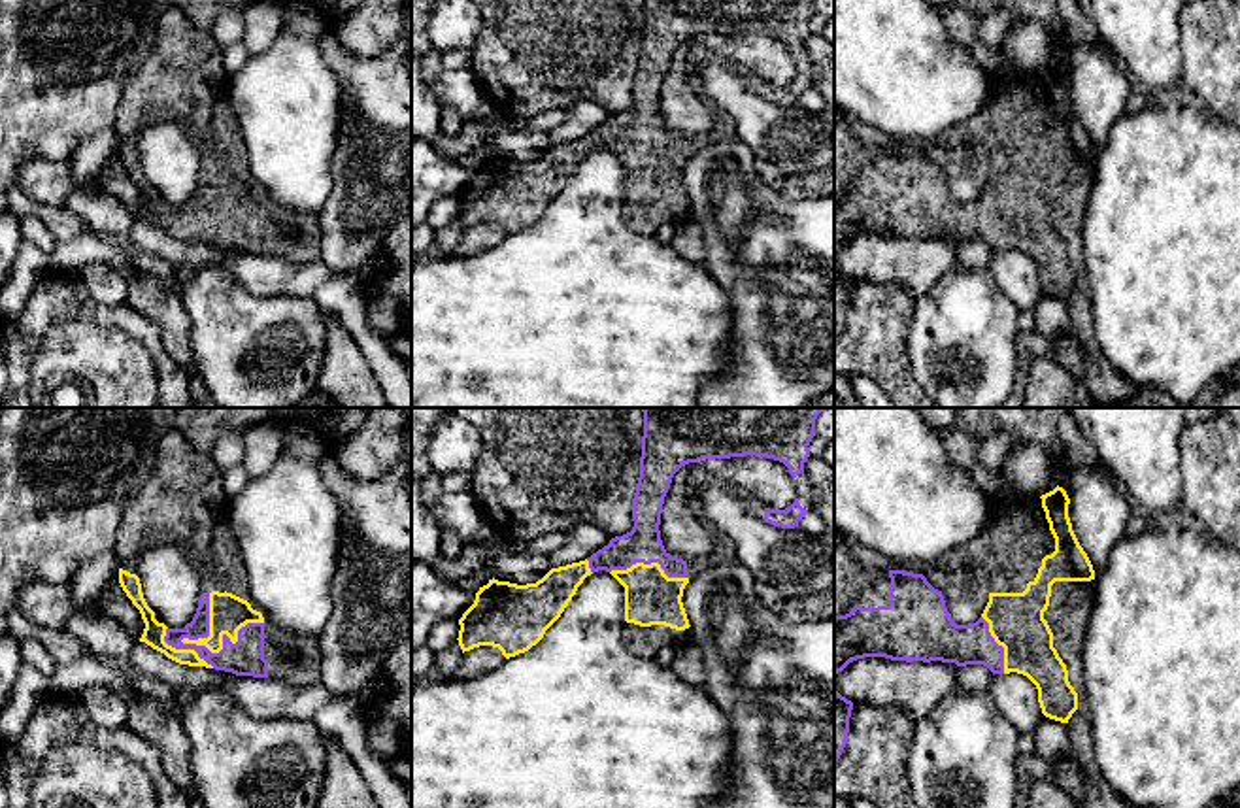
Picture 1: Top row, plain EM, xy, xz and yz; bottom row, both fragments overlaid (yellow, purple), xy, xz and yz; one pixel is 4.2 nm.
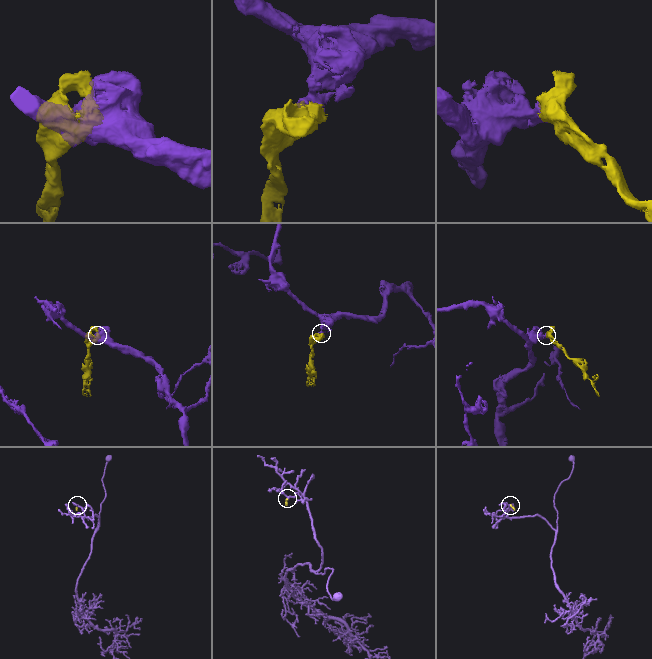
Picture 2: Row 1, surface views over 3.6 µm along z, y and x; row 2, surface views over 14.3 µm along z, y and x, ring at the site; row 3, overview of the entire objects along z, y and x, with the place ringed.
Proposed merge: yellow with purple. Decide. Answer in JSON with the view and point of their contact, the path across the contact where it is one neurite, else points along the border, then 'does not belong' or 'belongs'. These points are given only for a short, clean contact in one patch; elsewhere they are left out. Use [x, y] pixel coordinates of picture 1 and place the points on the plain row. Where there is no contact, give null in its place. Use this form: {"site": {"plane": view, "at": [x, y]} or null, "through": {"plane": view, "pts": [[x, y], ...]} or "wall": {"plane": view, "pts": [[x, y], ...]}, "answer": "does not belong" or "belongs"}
{"site": {"plane": "xy", "at": [221, 218]}, "answer": "belongs"}

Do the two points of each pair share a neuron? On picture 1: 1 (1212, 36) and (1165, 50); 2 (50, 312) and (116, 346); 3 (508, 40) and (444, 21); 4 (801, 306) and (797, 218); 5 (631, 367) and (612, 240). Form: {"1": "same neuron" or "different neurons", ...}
{"1": "different neurons", "2": "different neurons", "3": "different neurons", "4": "same neuron", "5": "same neuron"}

